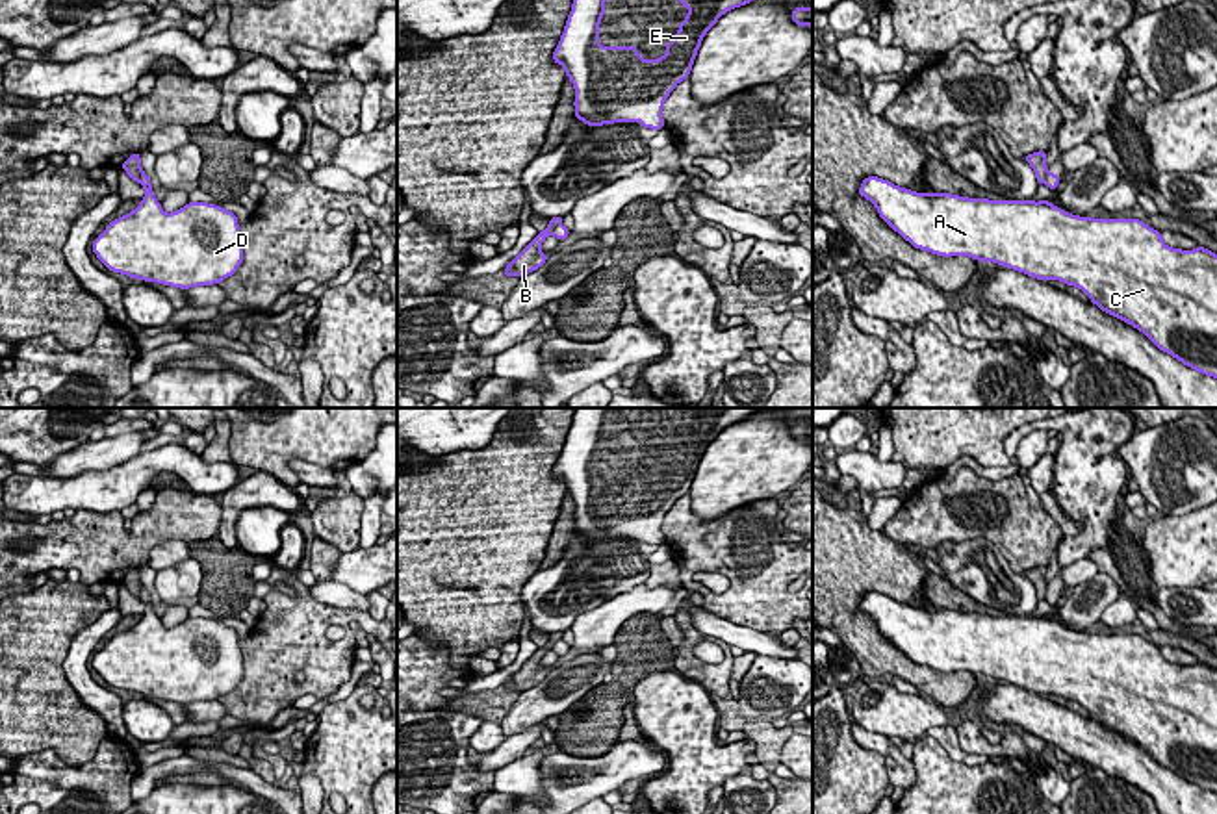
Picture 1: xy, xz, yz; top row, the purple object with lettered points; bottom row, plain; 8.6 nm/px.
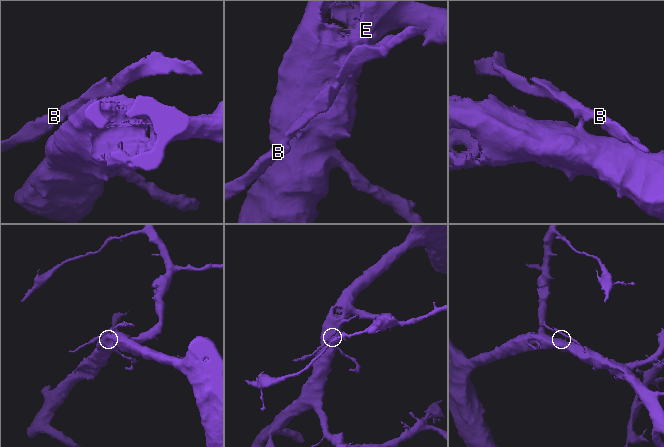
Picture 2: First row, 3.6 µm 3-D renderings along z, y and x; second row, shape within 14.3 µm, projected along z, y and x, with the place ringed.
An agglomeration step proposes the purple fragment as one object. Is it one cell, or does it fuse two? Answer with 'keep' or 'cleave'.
cleave

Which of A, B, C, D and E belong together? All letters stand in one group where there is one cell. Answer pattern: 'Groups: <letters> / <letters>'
Groups: A C D E / B

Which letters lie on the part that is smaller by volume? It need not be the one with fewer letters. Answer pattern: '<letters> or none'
B

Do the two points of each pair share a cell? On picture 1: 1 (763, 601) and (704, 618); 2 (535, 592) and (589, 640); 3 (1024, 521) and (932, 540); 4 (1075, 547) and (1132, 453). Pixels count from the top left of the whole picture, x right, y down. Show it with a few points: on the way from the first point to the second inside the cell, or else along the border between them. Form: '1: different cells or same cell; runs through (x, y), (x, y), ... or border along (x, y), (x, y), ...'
1: different cells; border along (696, 607), (754, 629)
2: different cells; border along (609, 599), (583, 610), (570, 627)
3: same cell; runs through (1002, 525), (980, 531), (954, 529)
4: different cells; border along (1134, 429), (1117, 449), (1125, 466)

